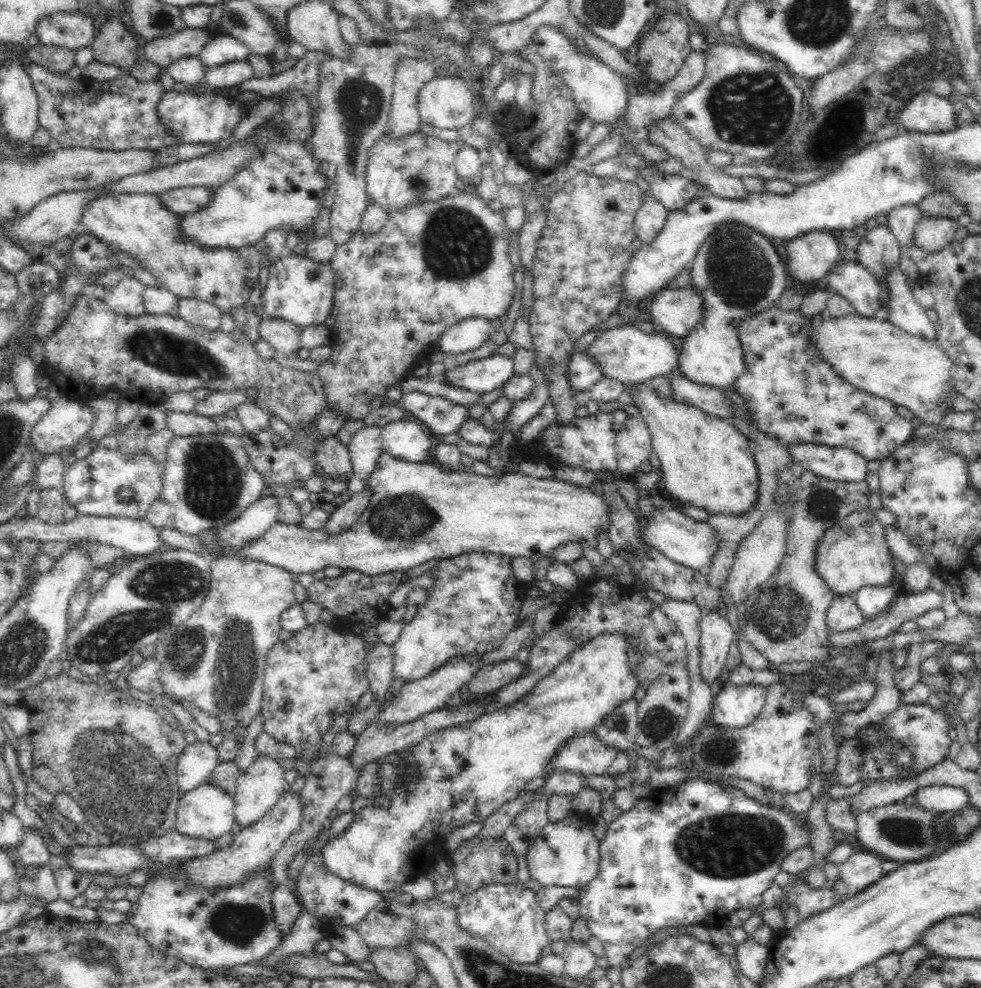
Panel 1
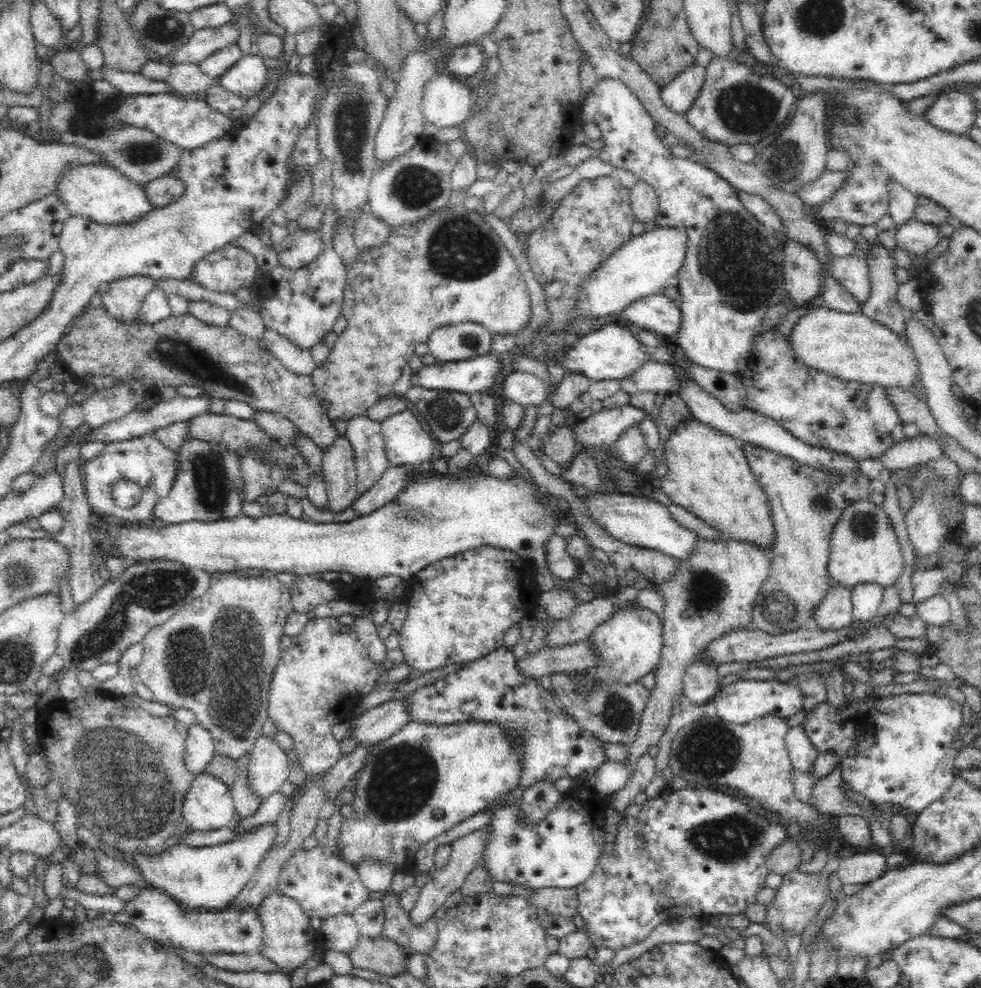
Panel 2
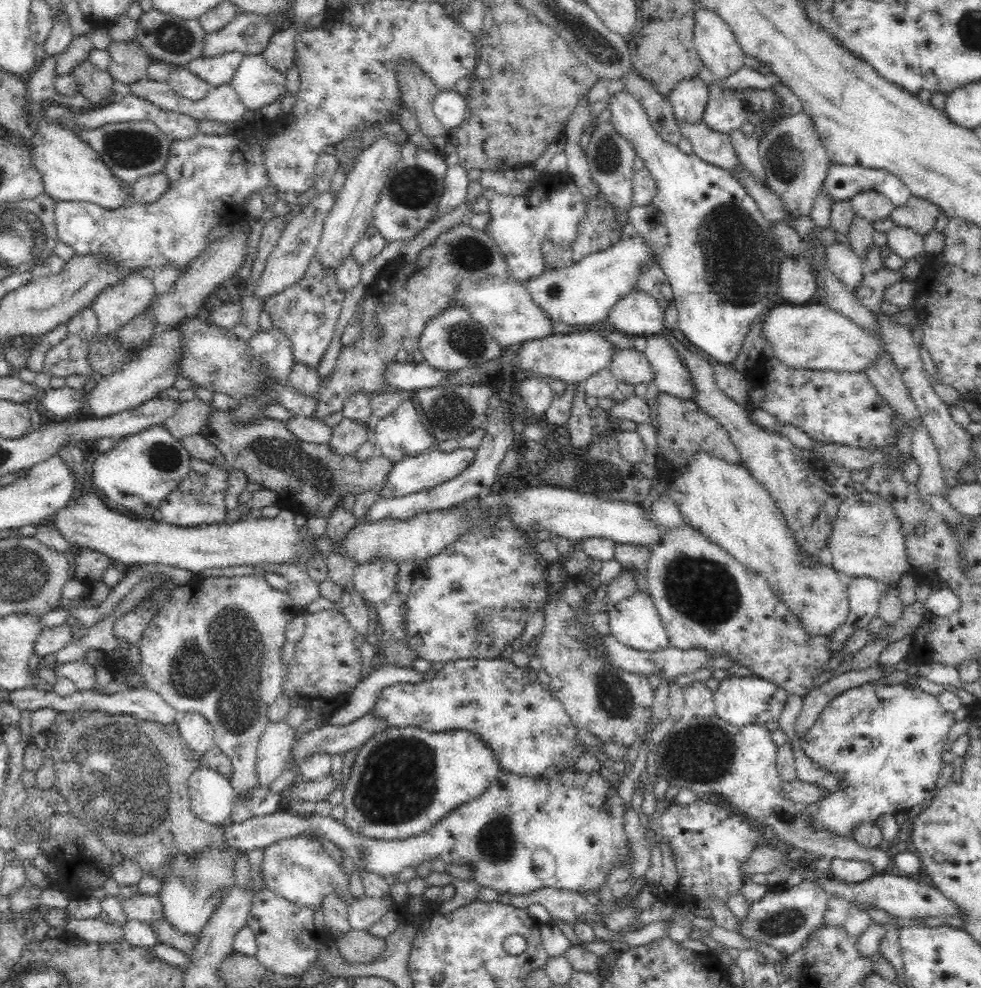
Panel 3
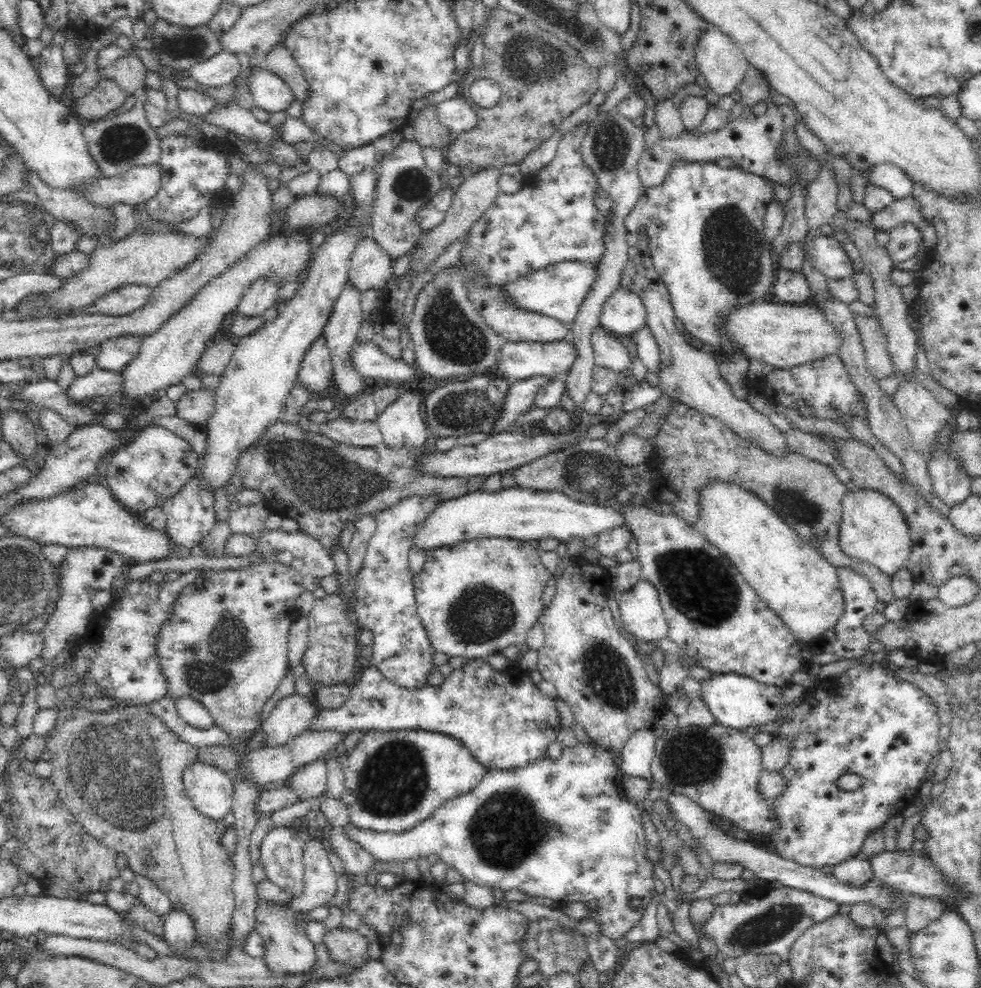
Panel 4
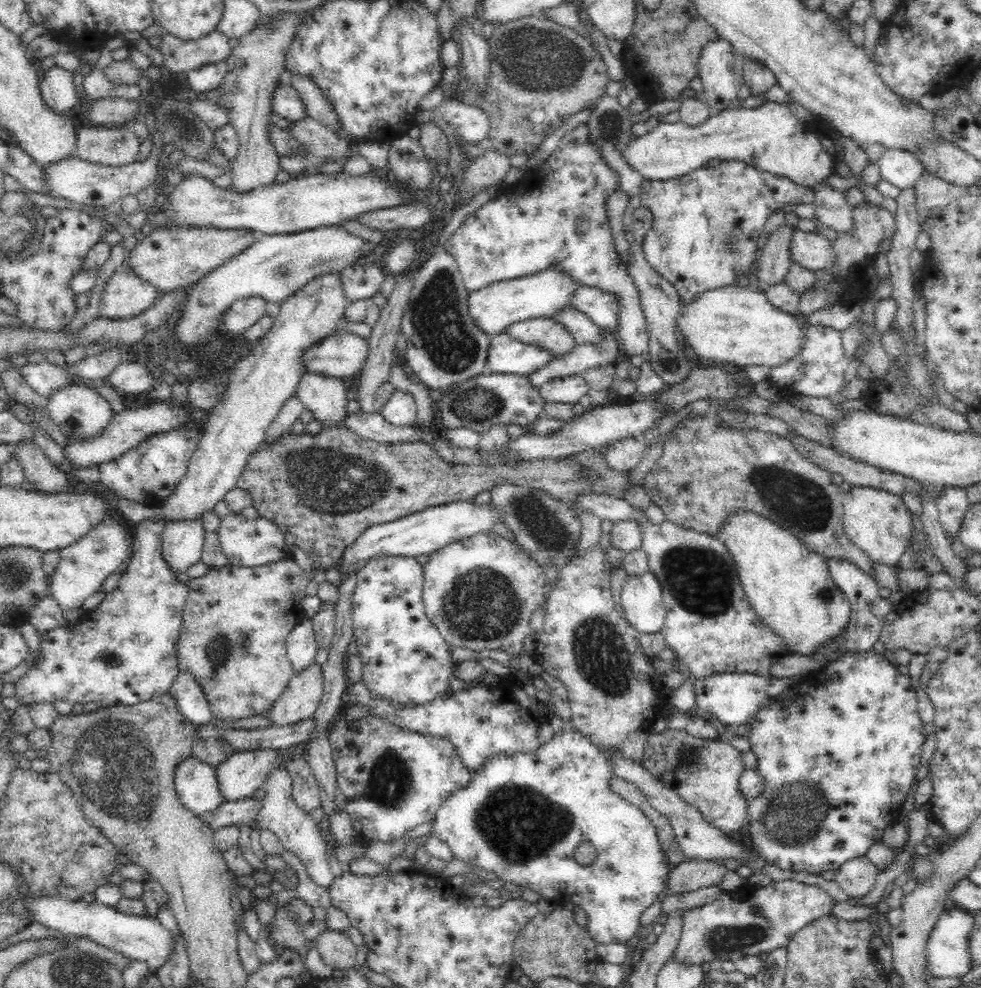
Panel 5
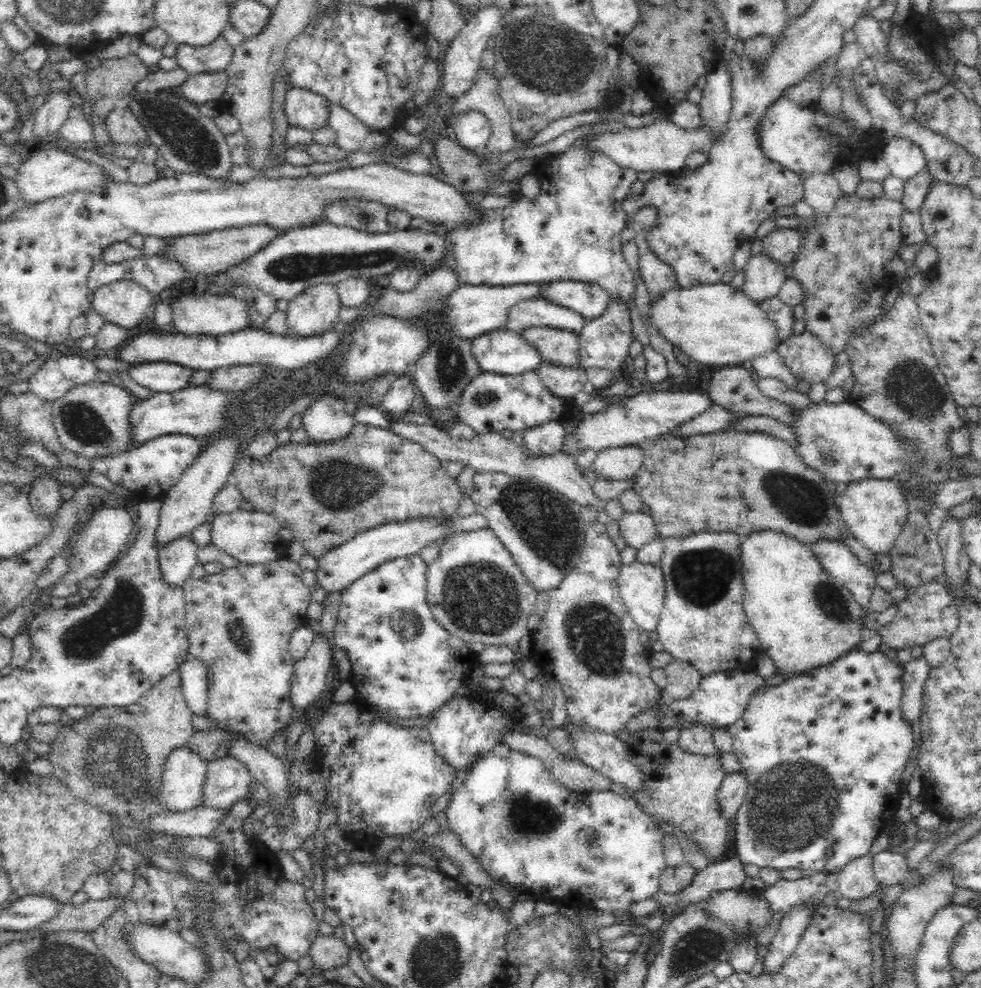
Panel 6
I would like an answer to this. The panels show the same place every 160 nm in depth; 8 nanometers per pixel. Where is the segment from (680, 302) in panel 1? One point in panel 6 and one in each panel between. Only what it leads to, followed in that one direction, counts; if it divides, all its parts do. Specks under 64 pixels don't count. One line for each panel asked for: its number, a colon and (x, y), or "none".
2: (657, 313)
3: (637, 313)
4: (623, 313)
5: (602, 307)
6: (589, 300)

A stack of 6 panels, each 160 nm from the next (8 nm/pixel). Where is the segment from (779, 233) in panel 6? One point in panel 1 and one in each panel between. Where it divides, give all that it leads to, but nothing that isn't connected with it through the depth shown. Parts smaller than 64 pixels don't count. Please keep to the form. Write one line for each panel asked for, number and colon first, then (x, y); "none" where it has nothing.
1: (854, 282)
2: (851, 272)
3: (847, 266)
4: (829, 257)
5: (812, 251)

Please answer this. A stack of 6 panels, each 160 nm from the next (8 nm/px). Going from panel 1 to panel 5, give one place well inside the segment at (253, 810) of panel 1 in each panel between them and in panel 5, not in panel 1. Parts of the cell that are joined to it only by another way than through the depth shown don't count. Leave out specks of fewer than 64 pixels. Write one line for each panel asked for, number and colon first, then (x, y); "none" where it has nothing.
2: (268, 769)
3: (275, 746)
4: (293, 715)
5: (300, 701)

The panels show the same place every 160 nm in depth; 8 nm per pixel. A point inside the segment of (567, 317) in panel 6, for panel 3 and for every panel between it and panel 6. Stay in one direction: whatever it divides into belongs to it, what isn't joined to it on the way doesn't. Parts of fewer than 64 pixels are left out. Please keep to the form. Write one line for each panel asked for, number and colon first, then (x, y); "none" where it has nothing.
3: (632, 367)
4: (609, 351)
5: (584, 331)

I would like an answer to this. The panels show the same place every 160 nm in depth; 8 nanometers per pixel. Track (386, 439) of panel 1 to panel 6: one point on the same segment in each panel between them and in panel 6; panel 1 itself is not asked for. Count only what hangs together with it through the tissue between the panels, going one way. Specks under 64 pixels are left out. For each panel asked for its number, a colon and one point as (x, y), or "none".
2: (406, 443)
3: (401, 434)
4: (401, 425)
5: (400, 410)
6: (398, 400)

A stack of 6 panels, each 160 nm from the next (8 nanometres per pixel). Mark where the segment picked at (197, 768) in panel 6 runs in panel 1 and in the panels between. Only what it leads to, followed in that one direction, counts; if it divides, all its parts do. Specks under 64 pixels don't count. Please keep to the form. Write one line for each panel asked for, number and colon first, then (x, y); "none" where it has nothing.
1: (206, 812)
2: (208, 805)
3: (212, 796)
4: (210, 789)
5: (195, 781)

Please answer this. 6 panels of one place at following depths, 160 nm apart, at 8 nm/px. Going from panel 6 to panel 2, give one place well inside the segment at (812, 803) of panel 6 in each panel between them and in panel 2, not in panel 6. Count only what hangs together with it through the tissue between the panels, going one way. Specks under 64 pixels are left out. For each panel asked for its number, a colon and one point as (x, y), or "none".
2: (897, 752)
3: (884, 744)
4: (866, 721)
5: (839, 752)

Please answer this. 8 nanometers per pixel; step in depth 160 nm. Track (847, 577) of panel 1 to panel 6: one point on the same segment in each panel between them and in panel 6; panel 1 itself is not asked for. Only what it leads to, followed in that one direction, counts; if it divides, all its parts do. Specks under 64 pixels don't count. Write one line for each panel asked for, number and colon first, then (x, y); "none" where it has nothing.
2: (863, 548)
3: (866, 540)
4: (873, 530)
5: (877, 521)
6: (874, 510)

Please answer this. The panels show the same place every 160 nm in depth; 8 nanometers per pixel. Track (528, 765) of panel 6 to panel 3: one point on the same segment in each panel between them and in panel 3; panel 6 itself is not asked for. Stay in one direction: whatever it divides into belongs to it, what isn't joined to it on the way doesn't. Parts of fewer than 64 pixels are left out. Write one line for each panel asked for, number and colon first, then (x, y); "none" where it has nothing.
3: (577, 817)
4: (563, 829)
5: (521, 817)

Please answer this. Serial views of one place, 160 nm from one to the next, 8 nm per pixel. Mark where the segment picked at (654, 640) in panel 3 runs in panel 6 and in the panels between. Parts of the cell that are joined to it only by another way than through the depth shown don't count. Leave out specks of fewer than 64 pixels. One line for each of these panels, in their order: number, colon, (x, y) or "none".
4: (641, 615)
5: (641, 596)
6: (641, 586)

